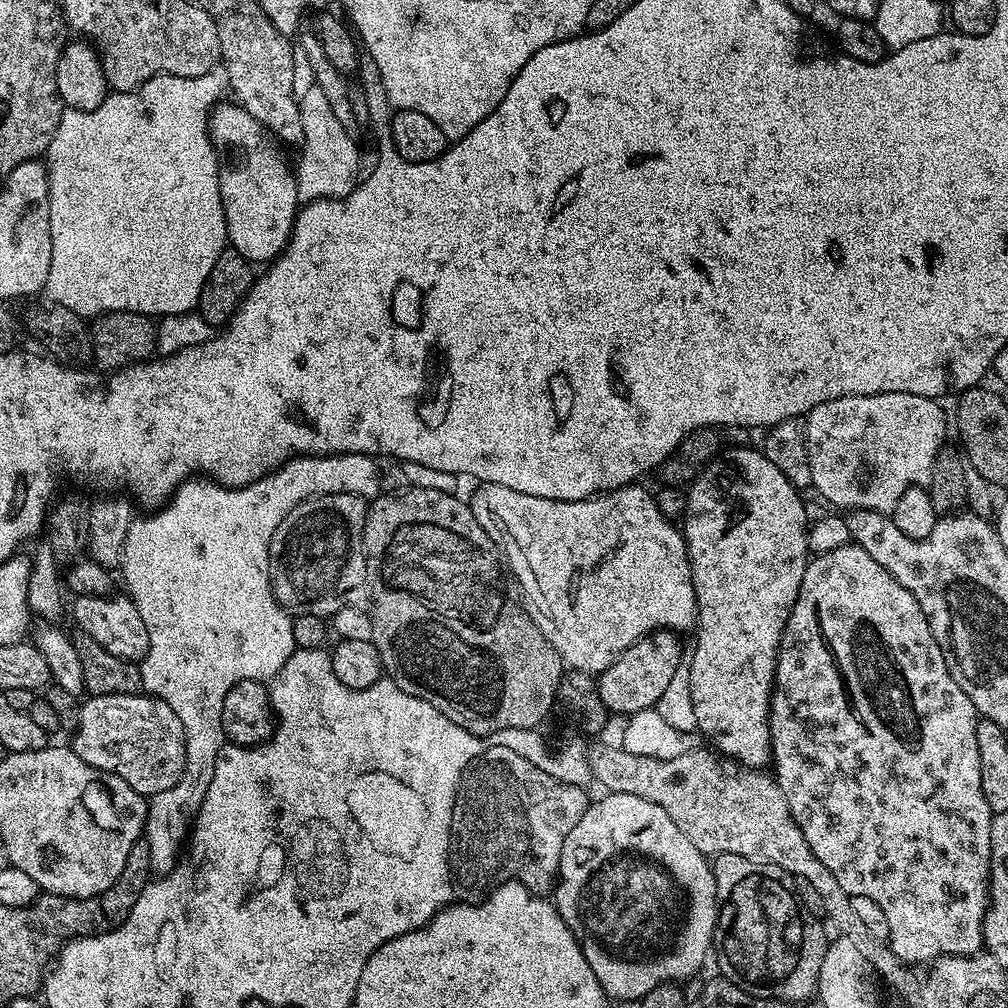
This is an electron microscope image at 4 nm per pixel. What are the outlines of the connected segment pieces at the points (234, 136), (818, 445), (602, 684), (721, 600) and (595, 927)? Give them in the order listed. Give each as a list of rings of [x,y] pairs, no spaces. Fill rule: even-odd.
[[[228,103],[217,104],[208,118],[208,136],[212,140],[216,160],[220,164],[220,193],[228,243],[231,248],[238,250],[238,254],[242,254],[242,258],[246,258],[249,264],[264,266],[275,261],[288,245],[296,214],[302,207],[302,202],[298,198],[296,174],[293,165],[288,165],[288,160],[284,157],[285,149],[281,141],[267,128],[262,127],[245,108],[240,107],[239,103]]]
[[[879,392],[843,396],[814,406],[805,419],[805,432],[815,495],[836,510],[891,514],[894,506],[898,506],[898,498],[902,498],[908,488],[927,485],[932,478],[936,454],[945,447],[944,412],[936,404],[939,403],[931,396]]]
[[[657,630],[652,633],[651,636],[643,636],[641,640],[638,642],[634,642],[634,646],[630,646],[626,651],[621,654],[616,661],[613,662],[609,666],[608,669],[605,670],[605,672],[599,673],[598,676],[598,685],[600,690],[600,696],[602,702],[605,704],[605,706],[608,708],[609,713],[615,714],[616,712],[618,715],[621,716],[621,718],[627,718],[629,716],[633,716],[635,712],[638,710],[646,710],[647,708],[656,708],[657,705],[659,705],[659,700],[663,698],[664,695],[668,692],[668,687],[671,686],[672,683],[676,680],[676,675],[681,675],[682,672],[682,664],[680,668],[680,640],[681,637],[677,635],[677,633],[671,631],[671,630]]]
[[[759,447],[756,448],[728,448],[711,460],[691,484],[687,485],[688,505],[682,517],[682,531],[684,541],[688,547],[688,561],[692,567],[692,581],[696,595],[696,649],[692,652],[692,665],[687,665],[688,696],[692,699],[692,716],[696,719],[695,727],[701,737],[721,756],[728,756],[737,764],[744,764],[748,768],[761,770],[769,767],[772,759],[772,739],[768,715],[772,709],[772,690],[776,682],[776,659],[780,653],[780,643],[786,630],[786,622],[790,618],[790,610],[798,598],[798,590],[802,586],[802,574],[806,570],[810,559],[808,550],[808,526],[806,510],[804,509],[805,497],[801,495],[786,475],[764,456]]]
[[[610,792],[601,797],[601,800],[593,799],[589,803],[578,821],[578,826],[574,826],[570,834],[566,834],[566,842],[560,855],[560,875],[554,888],[554,903],[566,926],[570,926],[574,938],[580,943],[582,954],[586,954],[586,962],[590,962],[590,970],[594,970],[594,978],[598,978],[598,982],[604,987],[604,993],[616,1002],[621,1000],[638,1002],[658,986],[690,979],[703,966],[704,959],[707,956],[709,959],[714,948],[718,919],[716,875],[712,873],[709,857],[700,852],[698,846],[694,846],[694,842],[690,842],[690,838],[686,838],[686,834],[678,830],[678,826],[674,826],[670,814],[666,814],[662,806],[654,806],[654,802],[646,802],[646,798],[634,798],[634,794]]]

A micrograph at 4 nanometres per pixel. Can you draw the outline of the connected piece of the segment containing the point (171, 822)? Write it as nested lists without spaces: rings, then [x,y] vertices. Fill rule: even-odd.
[[[344,452],[340,456],[298,456],[288,461],[287,464],[276,469],[275,472],[269,472],[260,480],[255,480],[252,484],[247,484],[241,488],[225,488],[224,485],[216,483],[211,478],[189,478],[177,488],[172,499],[167,501],[163,506],[149,511],[148,516],[137,515],[130,526],[130,534],[126,534],[126,546],[122,554],[122,562],[119,571],[124,572],[124,584],[126,594],[134,602],[138,614],[142,614],[142,623],[146,626],[146,634],[150,634],[150,646],[143,660],[139,661],[140,666],[140,683],[145,693],[157,696],[174,714],[178,714],[178,722],[182,722],[184,731],[184,769],[174,782],[166,790],[154,794],[148,800],[148,817],[144,823],[144,836],[150,846],[150,862],[152,863],[152,872],[163,874],[169,872],[174,867],[177,860],[182,855],[182,845],[189,835],[190,829],[196,819],[198,810],[203,806],[206,798],[206,790],[210,790],[210,782],[214,782],[214,766],[218,762],[218,754],[226,743],[224,727],[222,726],[222,702],[226,702],[226,694],[230,694],[232,687],[243,680],[258,680],[261,682],[271,681],[272,677],[286,666],[286,658],[295,652],[297,647],[294,642],[294,630],[292,629],[292,616],[285,608],[281,608],[276,595],[272,593],[272,579],[268,573],[270,566],[270,542],[274,538],[274,530],[304,500],[311,500],[314,496],[329,496],[330,494],[354,494],[360,496],[369,502],[381,495],[381,469],[376,469],[377,461],[371,456],[363,456],[357,452]],[[208,656],[240,656],[240,672],[184,672],[184,668],[208,668]]]

